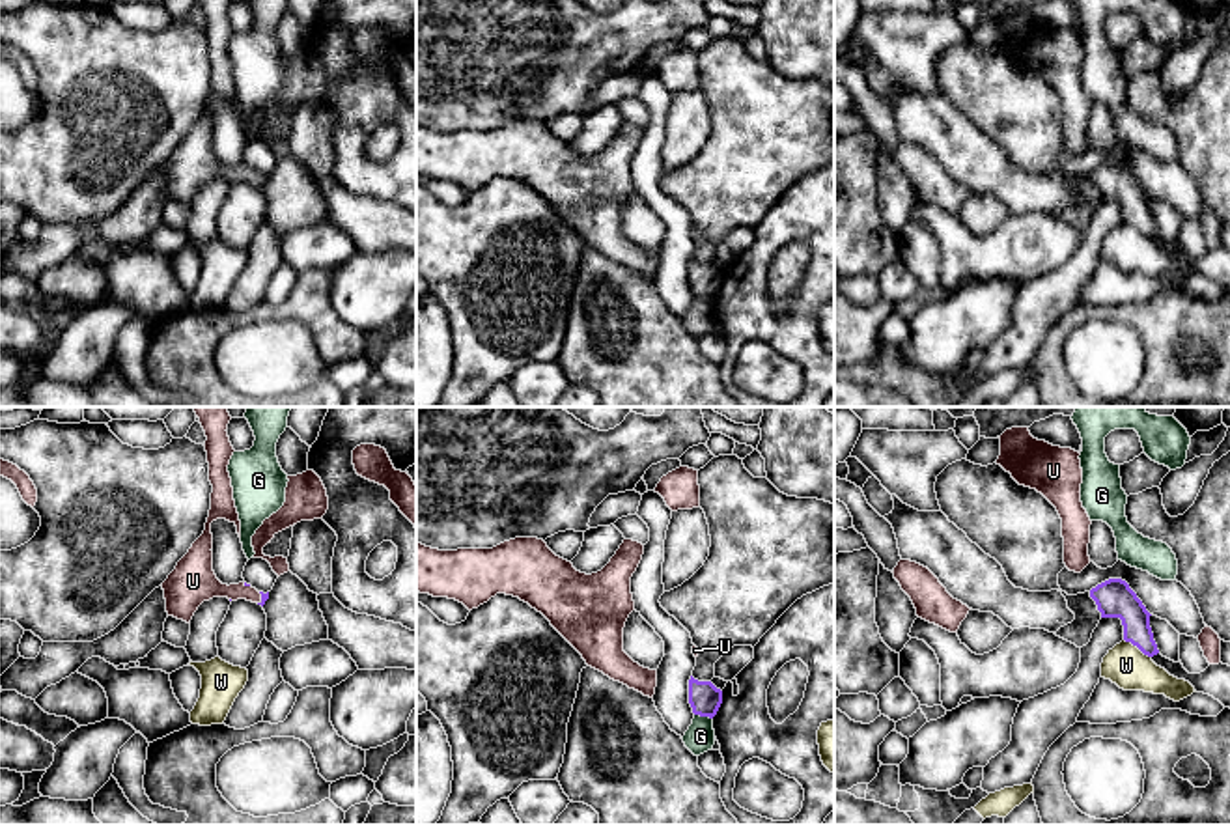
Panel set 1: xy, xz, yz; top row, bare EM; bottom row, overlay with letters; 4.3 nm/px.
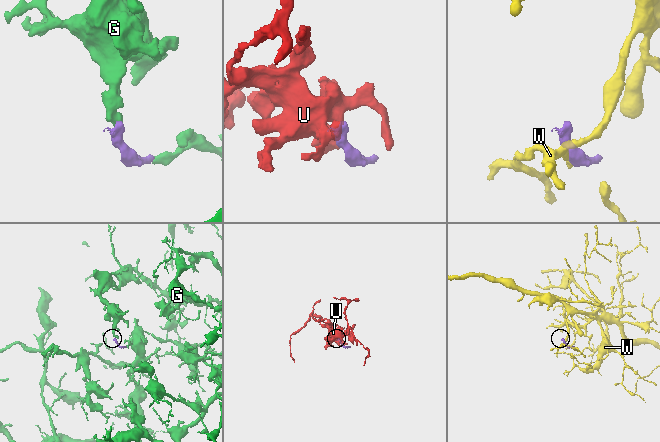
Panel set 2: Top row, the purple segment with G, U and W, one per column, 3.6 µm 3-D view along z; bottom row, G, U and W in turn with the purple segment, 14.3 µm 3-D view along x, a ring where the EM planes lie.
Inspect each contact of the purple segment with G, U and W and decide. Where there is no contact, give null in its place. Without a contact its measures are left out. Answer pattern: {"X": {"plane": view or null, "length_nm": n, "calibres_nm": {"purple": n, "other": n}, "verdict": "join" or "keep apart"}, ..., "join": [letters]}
{"G": {"plane": "xz", "length_nm": 80, "calibres_nm": {"purple": 140, "other": 130}, "verdict": "keep apart"}, "U": {"plane": "xy", "length_nm": 60, "calibres_nm": {"purple": 30, "other": 120}, "verdict": "join"}, "W": {"plane": "yz", "length_nm": 150, "calibres_nm": {"purple": 160, "other": 180}, "verdict": "keep apart"}, "join": ["U"]}

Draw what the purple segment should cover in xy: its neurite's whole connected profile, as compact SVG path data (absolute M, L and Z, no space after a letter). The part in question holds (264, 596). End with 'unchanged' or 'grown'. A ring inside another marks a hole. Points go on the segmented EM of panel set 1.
M192 407L205 431L205 452L209 463L209 482L213 485L211 510L203 534L192 543L189 552L177 562L175 569L161 584L166 599L166 612L190 623L194 612L203 601L228 597L230 601L246 599L265 605L269 592L258 592L246 582L222 584L213 571L213 534L211 523L226 519L237 526L241 538L241 521L233 500L231 478L228 472L233 446L228 437L231 420L226 407Z | grown

